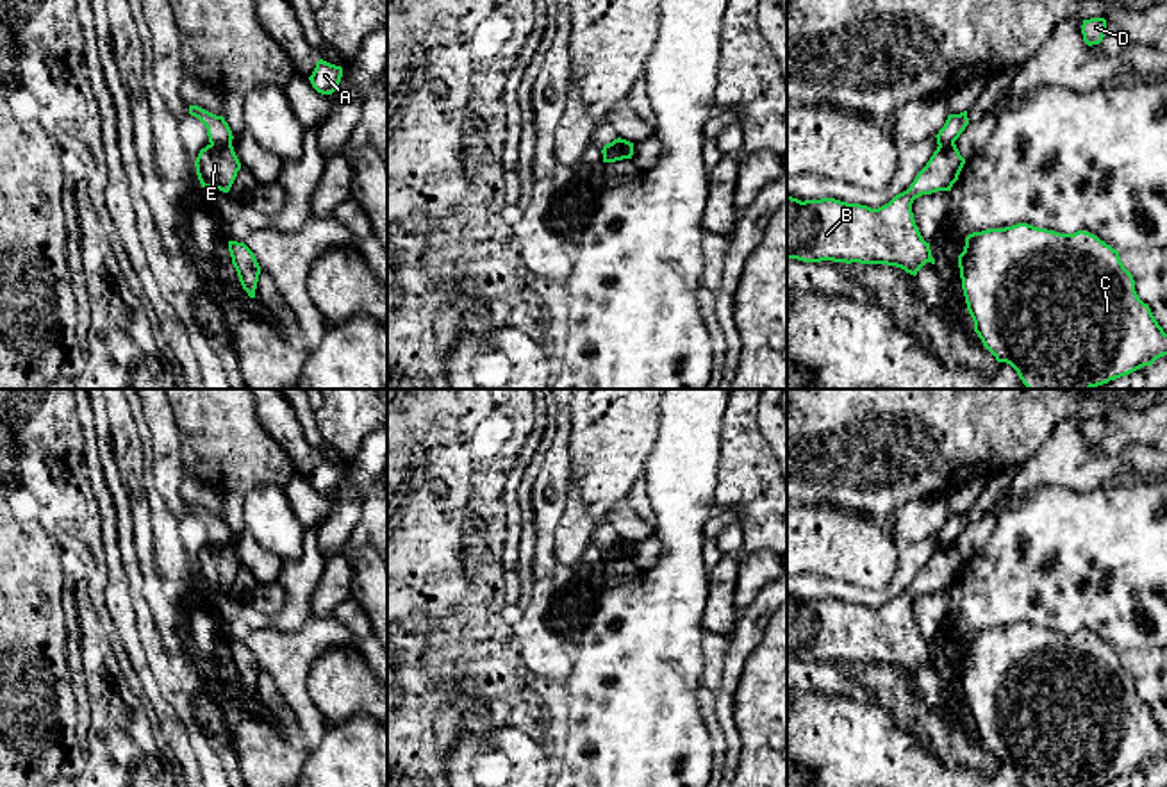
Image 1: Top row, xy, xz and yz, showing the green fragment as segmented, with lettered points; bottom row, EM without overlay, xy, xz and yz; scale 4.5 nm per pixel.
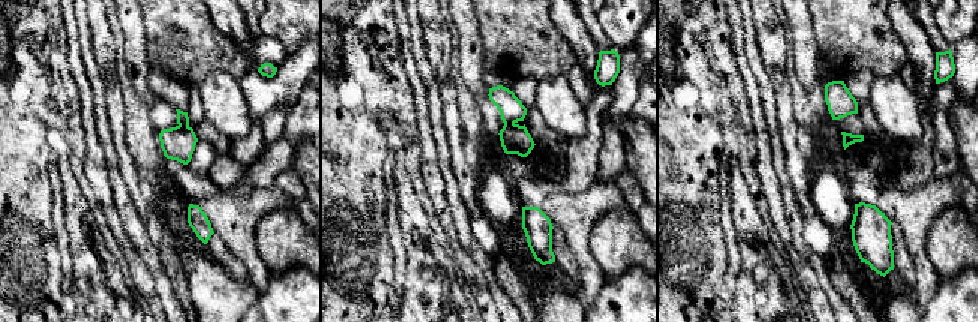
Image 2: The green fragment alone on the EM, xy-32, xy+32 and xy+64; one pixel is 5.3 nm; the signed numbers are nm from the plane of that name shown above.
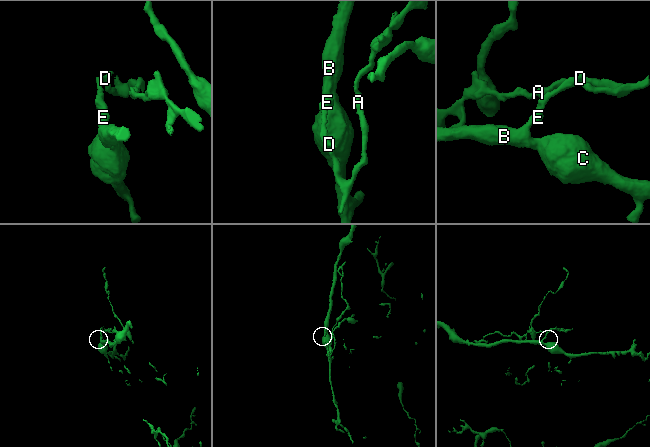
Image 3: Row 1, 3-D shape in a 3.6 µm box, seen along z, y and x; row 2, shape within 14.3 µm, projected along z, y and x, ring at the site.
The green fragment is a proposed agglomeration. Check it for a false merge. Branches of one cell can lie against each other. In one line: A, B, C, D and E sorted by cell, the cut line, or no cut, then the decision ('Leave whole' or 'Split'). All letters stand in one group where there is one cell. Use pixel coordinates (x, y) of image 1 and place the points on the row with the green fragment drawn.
Groups: A D / B C E. Split along xy (211, 143), (231, 145). Split

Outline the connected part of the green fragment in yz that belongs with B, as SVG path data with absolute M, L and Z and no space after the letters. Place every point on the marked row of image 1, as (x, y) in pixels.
M956 145L937 146L910 187L878 209L835 198L801 202L787 195L787 259L887 264L915 277L935 259L915 225L912 203L923 195L951 191L964 164Z

